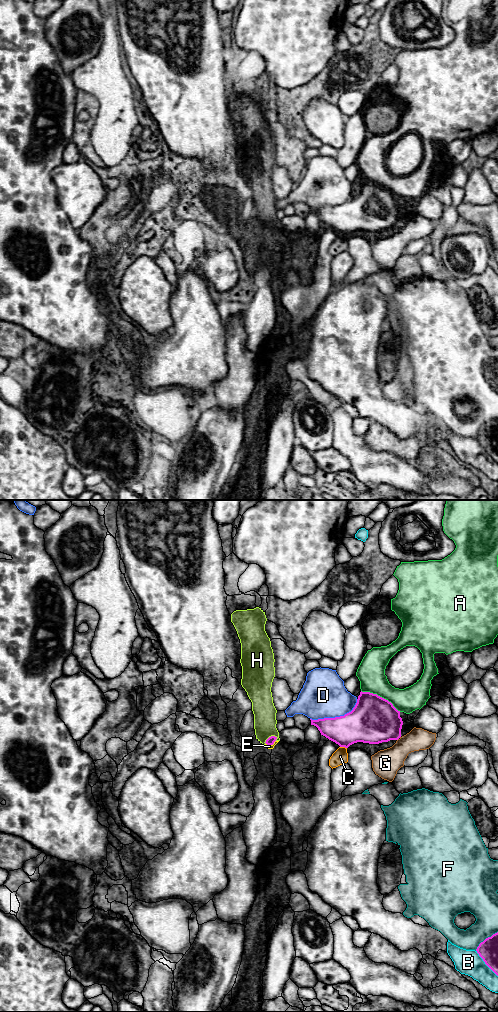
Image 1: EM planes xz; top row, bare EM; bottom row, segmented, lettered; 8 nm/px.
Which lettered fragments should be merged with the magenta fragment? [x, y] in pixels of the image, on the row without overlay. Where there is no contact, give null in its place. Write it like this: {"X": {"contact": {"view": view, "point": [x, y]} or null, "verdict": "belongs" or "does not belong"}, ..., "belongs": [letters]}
{"A": {"contact": {"view": "xz", "point": [381, 185]}, "verdict": "does not belong"}, "B": {"contact": {"view": "xz", "point": [485, 451]}, "verdict": "does not belong"}, "C": {"contact": {"view": "xz", "point": [343, 234]}, "verdict": "does not belong"}, "D": {"contact": {"view": "xz", "point": [336, 205]}, "verdict": "does not belong"}, "E": {"contact": {"view": "xz", "point": [271, 232]}, "verdict": "does not belong"}, "F": {"contact": {"view": "xz", "point": [486, 426]}, "verdict": "does not belong"}, "G": {"contact": {"view": "xz", "point": [398, 226]}, "verdict": "does not belong"}, "H": {"contact": {"view": "xz", "point": [271, 224]}, "verdict": "does not belong"}, "belongs": []}

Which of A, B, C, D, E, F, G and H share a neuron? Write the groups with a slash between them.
A / B / C / D / E H / F / G

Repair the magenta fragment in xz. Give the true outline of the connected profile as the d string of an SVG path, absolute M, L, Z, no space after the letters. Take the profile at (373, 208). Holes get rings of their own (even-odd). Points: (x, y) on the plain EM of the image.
M360 180L353 198L344 204L311 208L321 223L340 235L363 230L379 232L401 225L400 199L391 190L370 180Z

